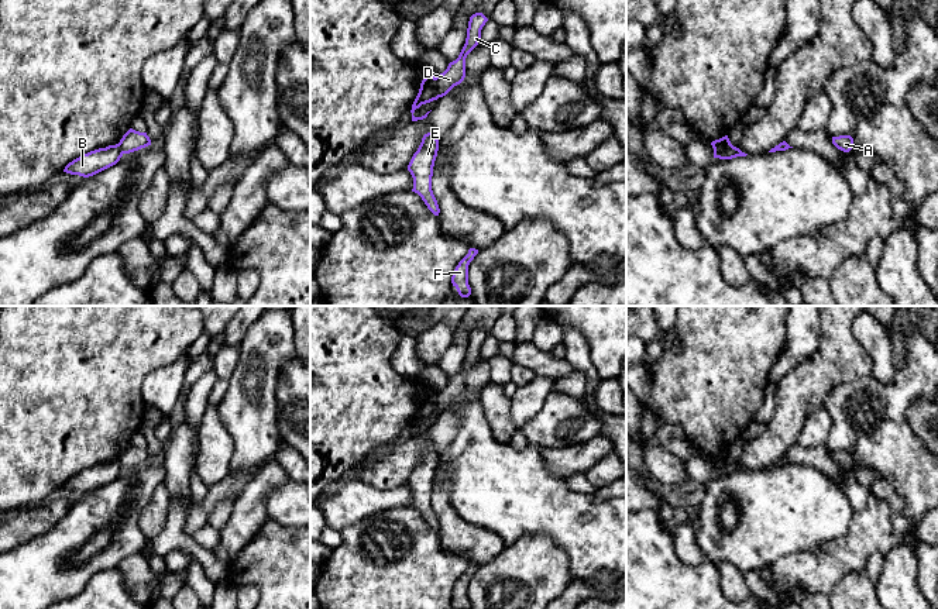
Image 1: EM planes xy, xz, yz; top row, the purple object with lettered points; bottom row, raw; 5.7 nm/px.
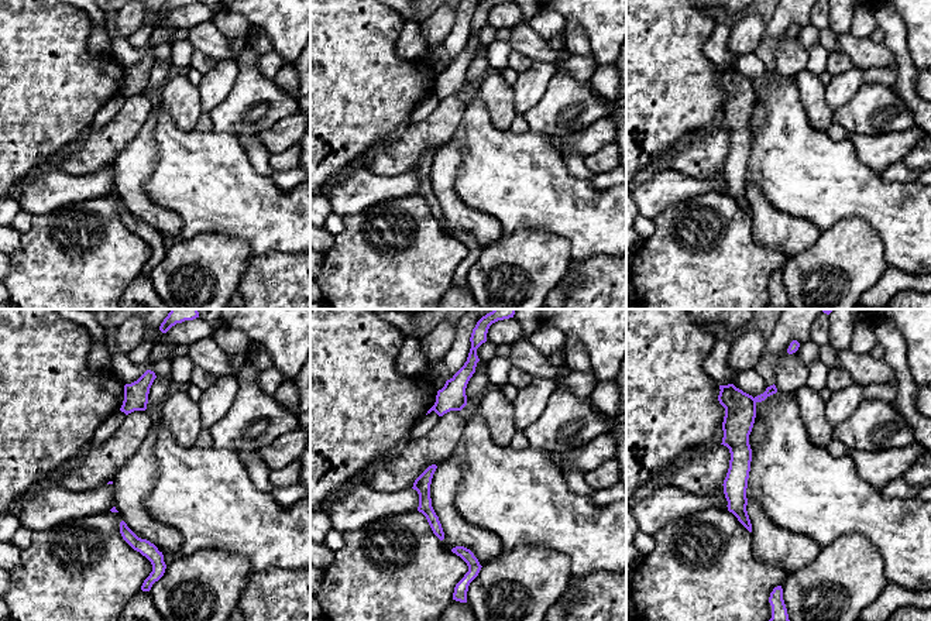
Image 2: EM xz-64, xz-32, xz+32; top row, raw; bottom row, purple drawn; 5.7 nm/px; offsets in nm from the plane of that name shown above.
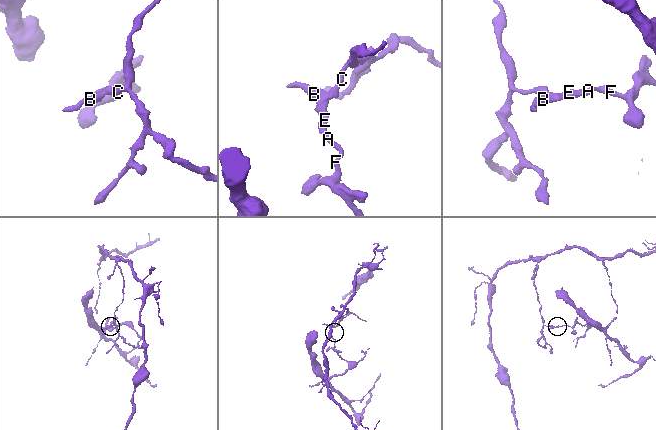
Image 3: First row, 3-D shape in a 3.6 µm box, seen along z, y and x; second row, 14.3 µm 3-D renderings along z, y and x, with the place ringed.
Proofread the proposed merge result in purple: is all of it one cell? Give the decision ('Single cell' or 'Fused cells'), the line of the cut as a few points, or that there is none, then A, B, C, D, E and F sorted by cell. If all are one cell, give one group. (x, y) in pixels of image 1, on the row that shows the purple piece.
Fused cells. Split along xz (435, 78), (435, 89), (439, 96). Groups: A B E F / C D

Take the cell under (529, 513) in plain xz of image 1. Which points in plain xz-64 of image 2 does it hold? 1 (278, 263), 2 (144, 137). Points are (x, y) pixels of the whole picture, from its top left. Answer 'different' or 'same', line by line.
1: different
2: different

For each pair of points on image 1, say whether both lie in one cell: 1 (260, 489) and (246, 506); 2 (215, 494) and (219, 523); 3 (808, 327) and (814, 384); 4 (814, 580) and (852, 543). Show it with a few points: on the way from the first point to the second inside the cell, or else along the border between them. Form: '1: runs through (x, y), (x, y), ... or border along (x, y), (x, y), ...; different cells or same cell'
1: runs through (256, 494), (250, 502); same cell
2: border along (236, 496), (222, 499), (206, 522); different cells
3: border along (820, 322), (818, 346), (811, 355); different cells
4: runs through (824, 571), (842, 553); same cell

